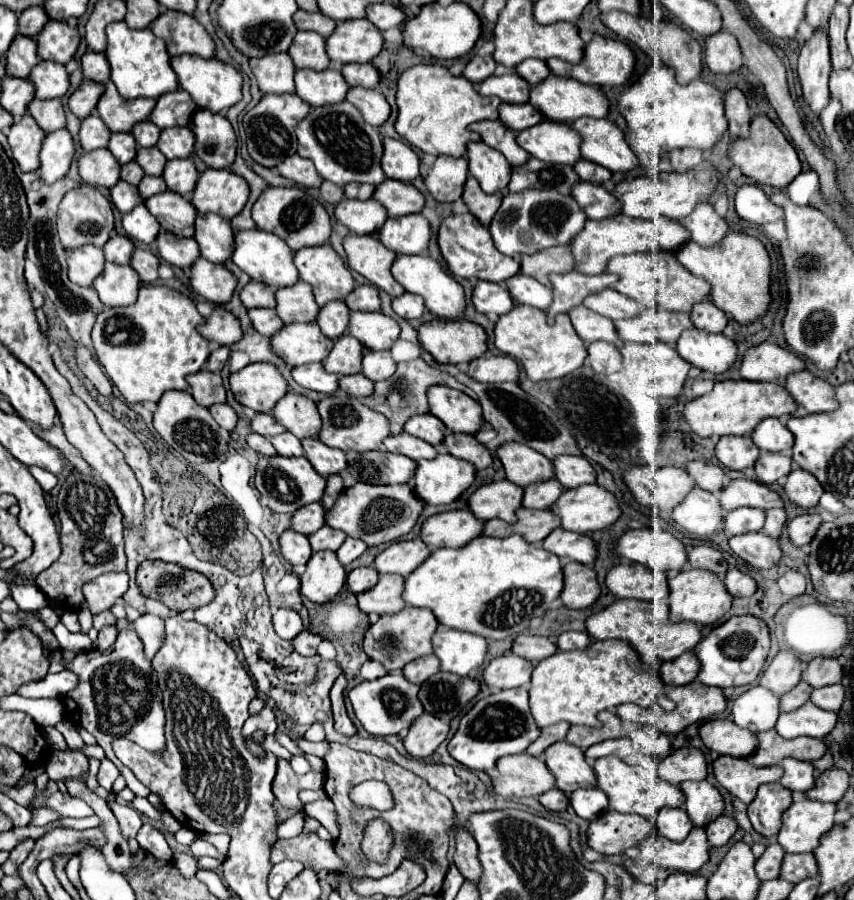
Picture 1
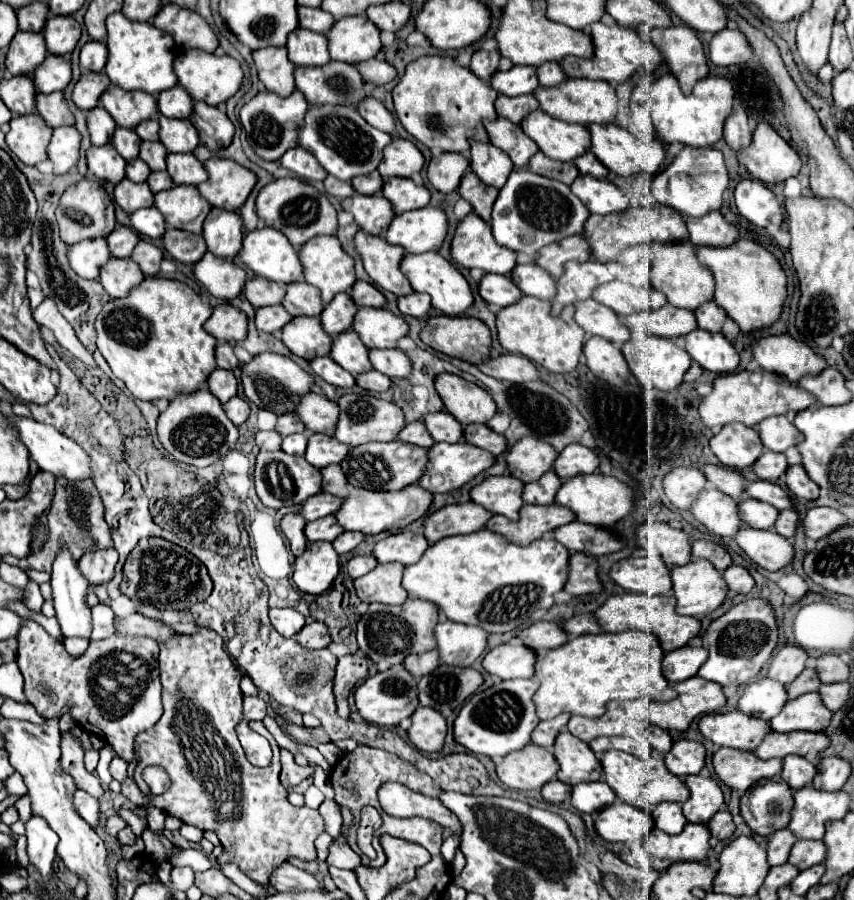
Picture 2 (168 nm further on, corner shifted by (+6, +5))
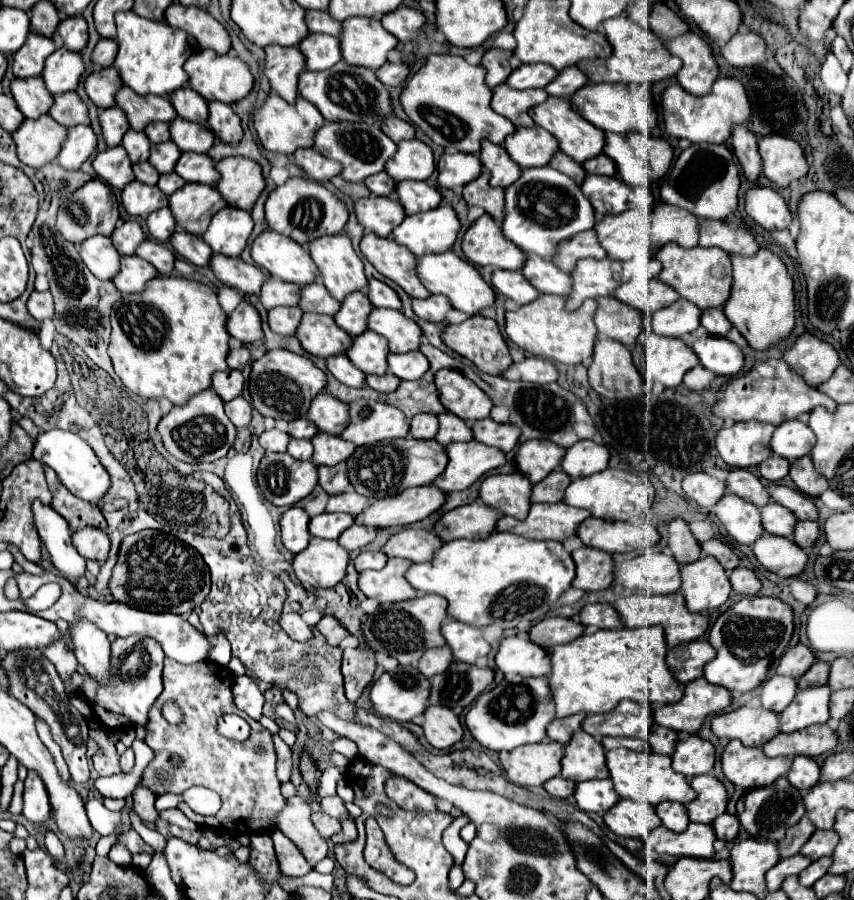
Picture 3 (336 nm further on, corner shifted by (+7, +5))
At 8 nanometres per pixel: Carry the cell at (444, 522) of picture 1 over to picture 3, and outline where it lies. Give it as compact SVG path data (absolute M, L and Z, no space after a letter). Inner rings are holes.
M482 502L464 504L450 512L446 512L434 526L434 534L442 540L454 540L454 538L486 538L494 532L494 524L500 518L500 512L490 510L490 506Z

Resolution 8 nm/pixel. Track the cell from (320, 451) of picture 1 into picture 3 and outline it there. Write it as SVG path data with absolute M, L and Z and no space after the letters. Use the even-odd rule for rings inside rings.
M318 432L310 442L314 446L312 462L316 466L322 466L322 464L336 466L338 462L344 462L354 452L354 444L342 440L340 436L332 436L332 434Z

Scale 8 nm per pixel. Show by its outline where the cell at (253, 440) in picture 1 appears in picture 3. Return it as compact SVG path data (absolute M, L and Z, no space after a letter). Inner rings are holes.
M266 430L260 434L260 446L266 452L286 452L290 436L280 430Z

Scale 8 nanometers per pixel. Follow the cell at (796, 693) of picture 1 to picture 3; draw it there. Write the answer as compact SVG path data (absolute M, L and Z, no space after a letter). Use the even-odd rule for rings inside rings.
M820 660L814 662L812 668L802 678L798 678L798 690L812 688L812 686L824 686L828 680L828 672L830 672L828 662L820 662Z

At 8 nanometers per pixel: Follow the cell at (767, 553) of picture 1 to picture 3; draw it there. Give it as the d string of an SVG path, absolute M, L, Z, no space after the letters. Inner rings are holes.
M762 532L760 538L750 546L756 560L770 572L790 578L804 570L808 556L792 540Z

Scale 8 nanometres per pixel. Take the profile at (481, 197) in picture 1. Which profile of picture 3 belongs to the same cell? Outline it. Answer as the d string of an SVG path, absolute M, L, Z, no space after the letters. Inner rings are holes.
M484 168L476 180L472 180L464 186L462 196L464 196L466 204L484 208L486 214L490 214L496 224L502 224L502 192L504 192L504 188L492 188L488 184L488 180L490 180L490 174Z

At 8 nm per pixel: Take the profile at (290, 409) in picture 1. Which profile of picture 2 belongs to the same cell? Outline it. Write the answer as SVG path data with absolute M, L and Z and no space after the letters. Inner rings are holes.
M309 392L301 398L297 406L297 414L309 432L321 432L333 436L339 418L339 404L325 396Z

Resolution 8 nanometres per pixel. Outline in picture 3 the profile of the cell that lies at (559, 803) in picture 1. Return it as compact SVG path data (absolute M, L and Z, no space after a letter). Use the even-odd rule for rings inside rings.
M554 776L550 782L544 784L544 790L546 790L550 796L554 796L554 798L564 800L564 798L568 798L568 796L574 792L574 786L576 786L574 782L564 780L562 776Z

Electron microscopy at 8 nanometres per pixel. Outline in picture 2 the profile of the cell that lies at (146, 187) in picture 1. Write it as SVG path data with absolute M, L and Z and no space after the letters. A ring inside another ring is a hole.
M151 172L147 184L151 186L153 192L161 192L161 190L169 190L175 186L175 182L171 180L171 176L167 172Z

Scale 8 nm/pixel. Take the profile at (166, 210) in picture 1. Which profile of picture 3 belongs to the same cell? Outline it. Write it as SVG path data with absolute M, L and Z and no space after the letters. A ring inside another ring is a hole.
M184 184L168 200L168 206L176 218L176 226L196 236L202 236L214 212L226 206L226 202L220 198L214 186L202 184Z

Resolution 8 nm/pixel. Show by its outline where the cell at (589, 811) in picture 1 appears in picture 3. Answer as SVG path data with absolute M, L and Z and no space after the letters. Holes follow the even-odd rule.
M606 778L606 780L588 780L588 782L576 784L574 798L580 810L602 814L610 810L620 796L614 792L610 778Z

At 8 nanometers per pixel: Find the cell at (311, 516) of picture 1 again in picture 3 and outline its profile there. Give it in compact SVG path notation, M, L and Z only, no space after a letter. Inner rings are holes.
M342 492L342 494L334 494L328 500L326 512L346 512L356 516L358 512L362 512L362 508L366 508L366 504L370 504L368 498L356 494L356 492Z

